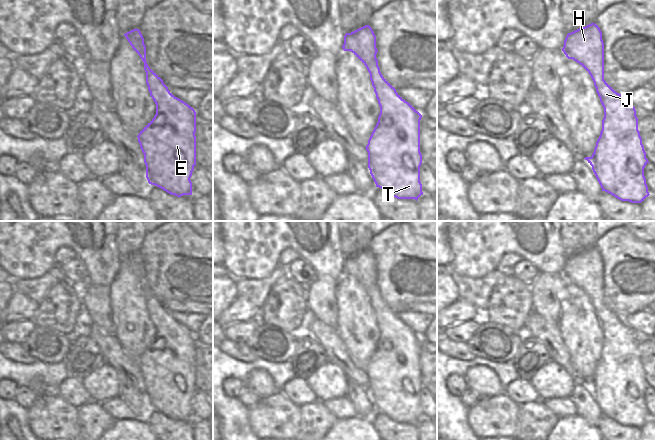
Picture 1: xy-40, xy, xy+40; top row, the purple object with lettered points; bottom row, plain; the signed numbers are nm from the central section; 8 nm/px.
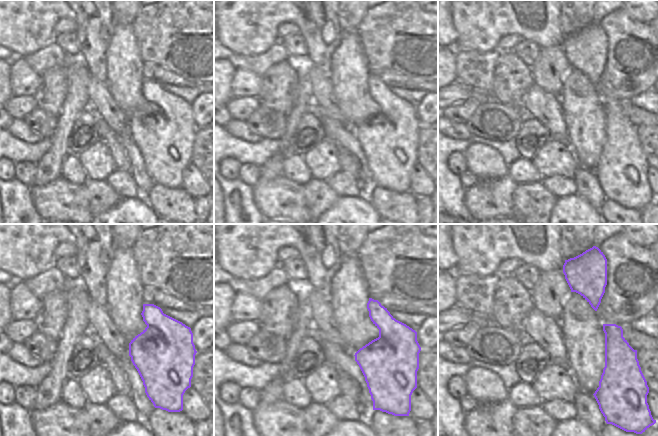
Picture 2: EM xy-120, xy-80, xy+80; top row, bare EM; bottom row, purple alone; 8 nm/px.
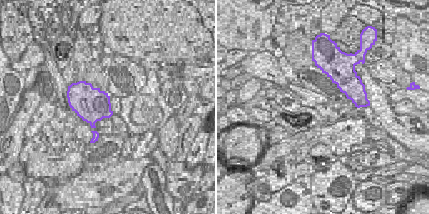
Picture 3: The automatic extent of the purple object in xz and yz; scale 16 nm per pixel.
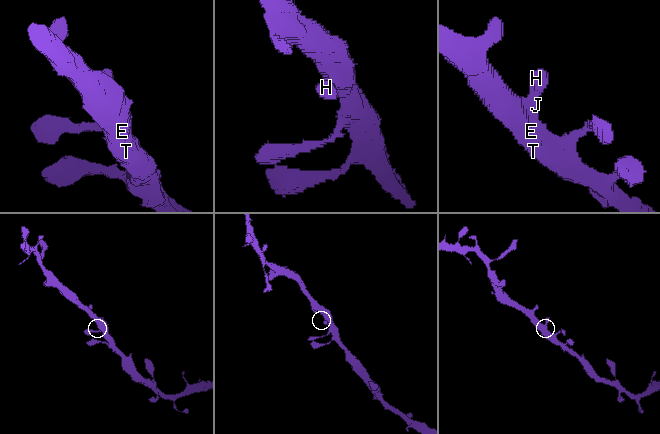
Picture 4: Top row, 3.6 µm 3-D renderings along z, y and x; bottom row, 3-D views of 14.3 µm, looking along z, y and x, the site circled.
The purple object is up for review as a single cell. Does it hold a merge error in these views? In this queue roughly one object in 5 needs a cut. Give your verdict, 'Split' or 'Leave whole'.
Leave whole.

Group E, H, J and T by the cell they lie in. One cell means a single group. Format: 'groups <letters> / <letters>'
groups E H J T

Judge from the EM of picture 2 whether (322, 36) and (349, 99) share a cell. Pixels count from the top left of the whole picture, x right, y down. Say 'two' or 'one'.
two

